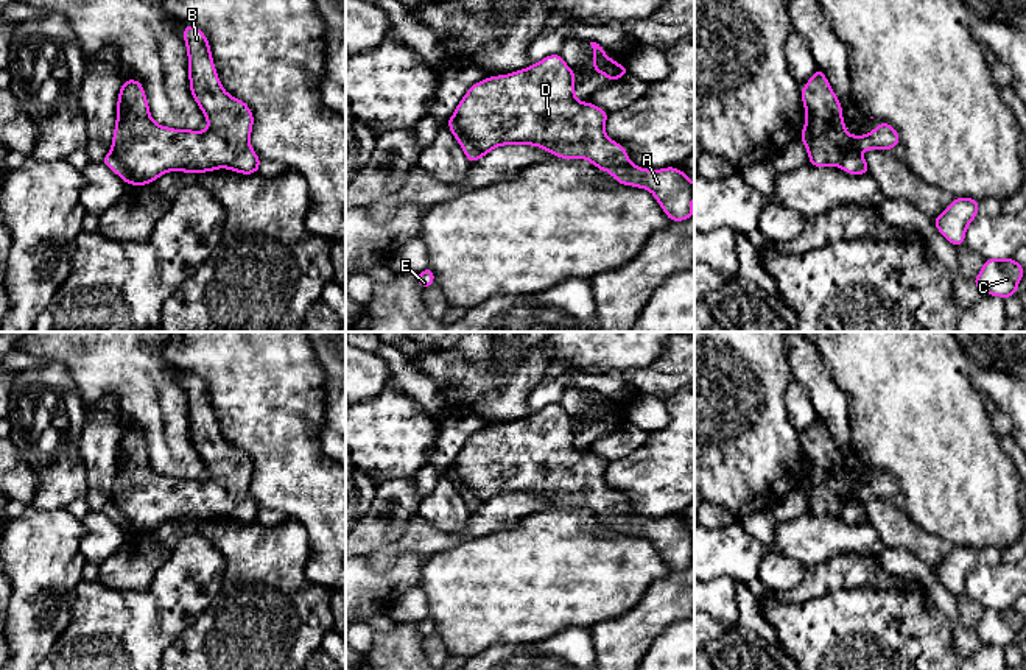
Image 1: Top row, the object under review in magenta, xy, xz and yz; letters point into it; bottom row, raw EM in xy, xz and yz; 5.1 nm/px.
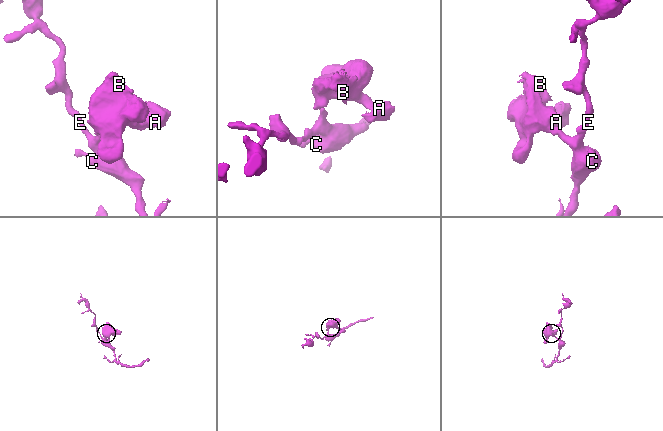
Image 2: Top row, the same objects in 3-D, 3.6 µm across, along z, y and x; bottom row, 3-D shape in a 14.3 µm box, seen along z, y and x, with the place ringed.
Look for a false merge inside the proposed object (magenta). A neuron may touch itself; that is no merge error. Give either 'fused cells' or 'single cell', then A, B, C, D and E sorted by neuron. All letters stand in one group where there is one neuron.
fused cells; groups A B D / C E

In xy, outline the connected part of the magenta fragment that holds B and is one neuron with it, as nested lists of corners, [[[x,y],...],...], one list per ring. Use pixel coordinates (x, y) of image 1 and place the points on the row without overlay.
[[[184,374],[184,391],[190,441],[209,477],[191,480],[157,474],[142,430],[123,428],[111,502],[128,517],[132,534],[146,534],[167,520],[227,517],[241,524],[258,522],[262,510],[249,492],[252,460],[221,435],[206,383]]]

